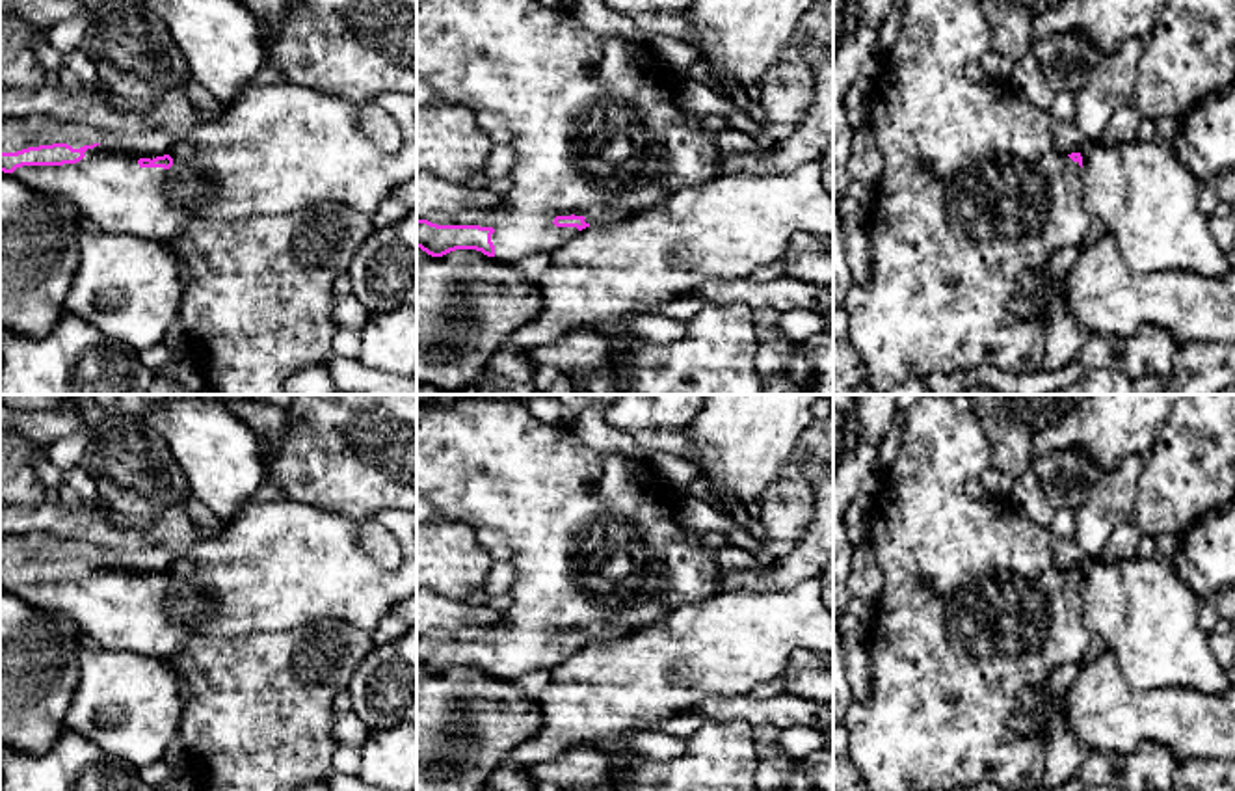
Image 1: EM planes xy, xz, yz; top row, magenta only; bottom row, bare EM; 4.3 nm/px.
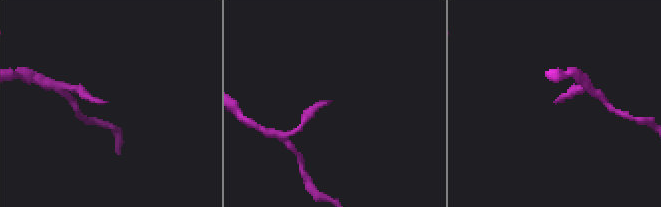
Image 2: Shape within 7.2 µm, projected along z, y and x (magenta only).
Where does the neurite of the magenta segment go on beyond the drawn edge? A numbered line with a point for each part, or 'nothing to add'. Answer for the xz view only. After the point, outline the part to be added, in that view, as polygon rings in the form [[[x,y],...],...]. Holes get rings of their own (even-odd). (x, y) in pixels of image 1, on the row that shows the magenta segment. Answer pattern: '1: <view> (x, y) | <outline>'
1: xz (597, 133) | [[[417,0],[417,78],[446,102],[502,115],[511,130],[517,164],[500,203],[428,218],[493,227],[500,262],[567,242],[578,229],[556,227],[556,216],[584,216],[590,225],[621,221],[718,175],[714,132],[677,106],[673,73],[653,47],[593,34],[569,9],[536,0]]]

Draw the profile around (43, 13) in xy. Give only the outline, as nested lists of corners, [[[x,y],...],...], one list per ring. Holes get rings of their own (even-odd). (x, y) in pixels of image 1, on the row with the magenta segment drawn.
[[[0,0],[0,17],[13,15],[37,28],[74,17],[84,0]]]

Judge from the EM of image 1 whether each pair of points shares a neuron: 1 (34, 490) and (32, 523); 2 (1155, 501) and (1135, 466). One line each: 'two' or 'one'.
1: two
2: two

